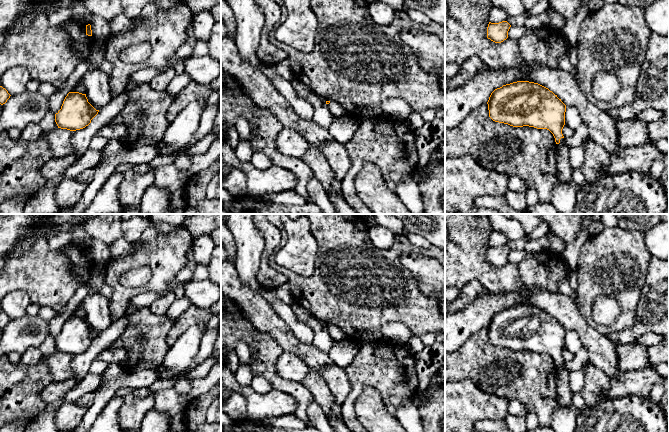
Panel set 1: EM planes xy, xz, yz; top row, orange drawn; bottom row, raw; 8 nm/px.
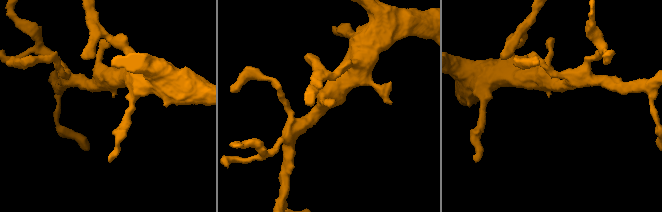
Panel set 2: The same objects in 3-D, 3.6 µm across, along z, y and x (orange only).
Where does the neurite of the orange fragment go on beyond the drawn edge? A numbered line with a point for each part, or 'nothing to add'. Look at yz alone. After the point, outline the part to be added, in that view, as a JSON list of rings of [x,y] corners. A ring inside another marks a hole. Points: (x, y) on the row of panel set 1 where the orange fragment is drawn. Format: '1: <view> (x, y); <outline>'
1: yz (564, 168); [[[564,138],[560,139],[560,143],[557,144],[557,156],[556,167],[558,171],[558,180],[562,183],[571,183],[573,168],[569,159],[569,150],[564,144]]]

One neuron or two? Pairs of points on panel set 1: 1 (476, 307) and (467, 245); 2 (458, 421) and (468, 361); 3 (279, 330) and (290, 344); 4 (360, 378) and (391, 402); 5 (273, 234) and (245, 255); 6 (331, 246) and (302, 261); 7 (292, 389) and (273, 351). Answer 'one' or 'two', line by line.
1: two
2: two
3: one
4: one
5: two
6: two
7: one

